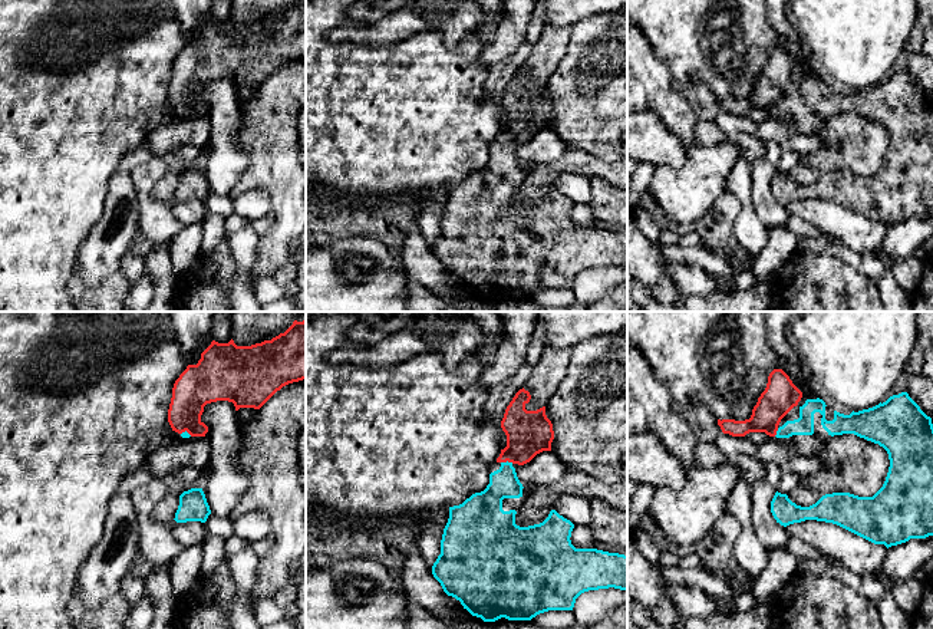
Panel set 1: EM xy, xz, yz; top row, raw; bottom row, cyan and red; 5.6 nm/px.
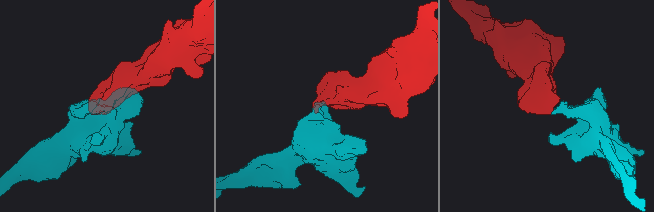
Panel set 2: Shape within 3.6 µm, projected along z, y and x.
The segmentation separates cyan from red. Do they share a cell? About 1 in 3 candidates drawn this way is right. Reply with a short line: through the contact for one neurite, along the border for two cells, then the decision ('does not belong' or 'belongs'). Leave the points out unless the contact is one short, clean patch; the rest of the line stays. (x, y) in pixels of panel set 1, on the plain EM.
xz (504, 161), (507, 140), (523, 122), (528, 111) | belongs

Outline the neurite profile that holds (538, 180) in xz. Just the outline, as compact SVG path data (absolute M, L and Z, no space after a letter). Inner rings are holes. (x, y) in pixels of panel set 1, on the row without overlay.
M566 148L563 155L541 165L527 165L522 187L515 192L515 202L528 205L543 201L554 181L566 172L578 172L587 178L599 177L617 190L627 191L627 159L603 162L584 151Z

